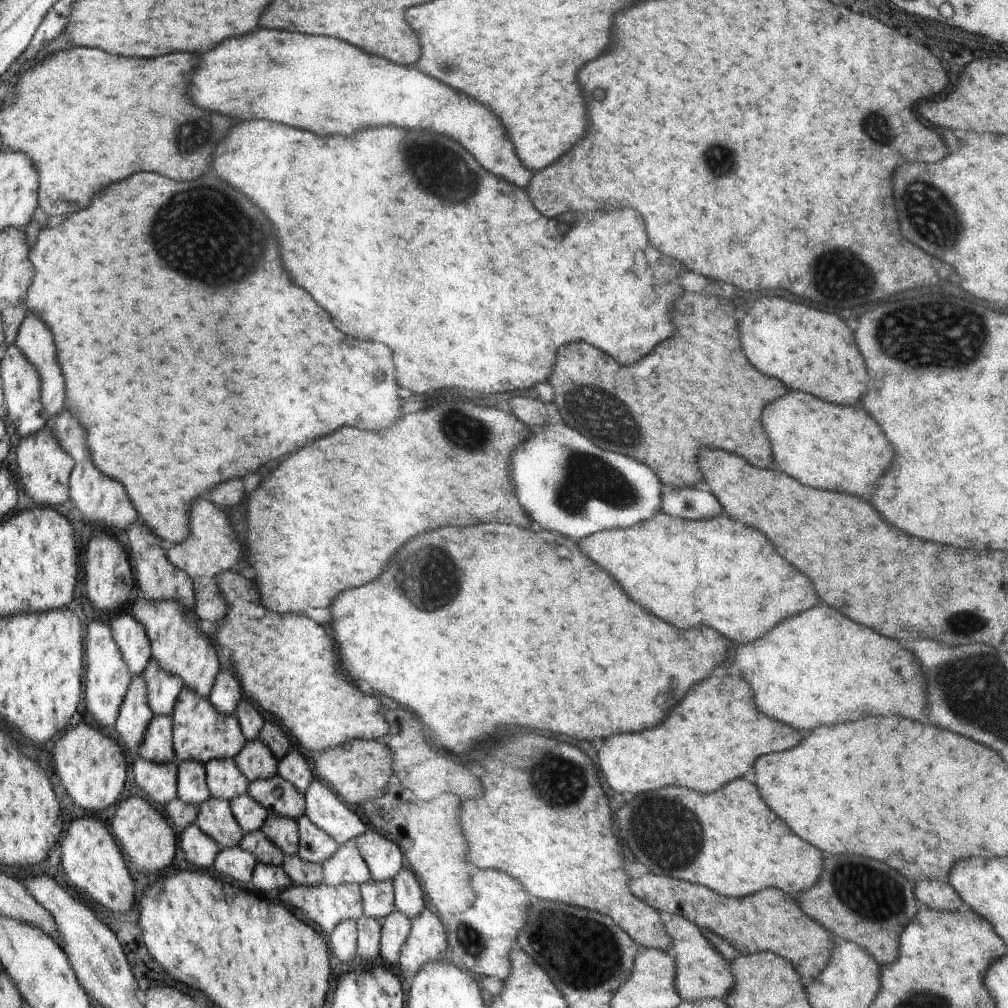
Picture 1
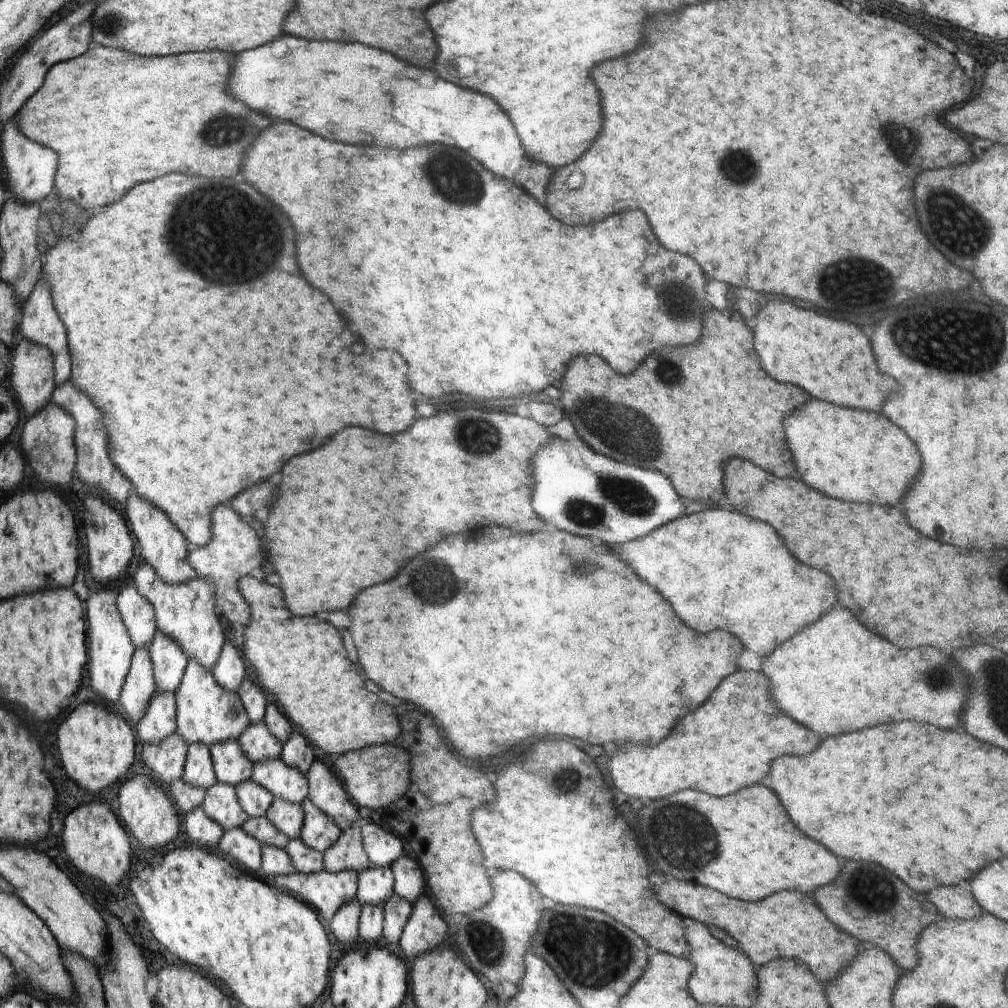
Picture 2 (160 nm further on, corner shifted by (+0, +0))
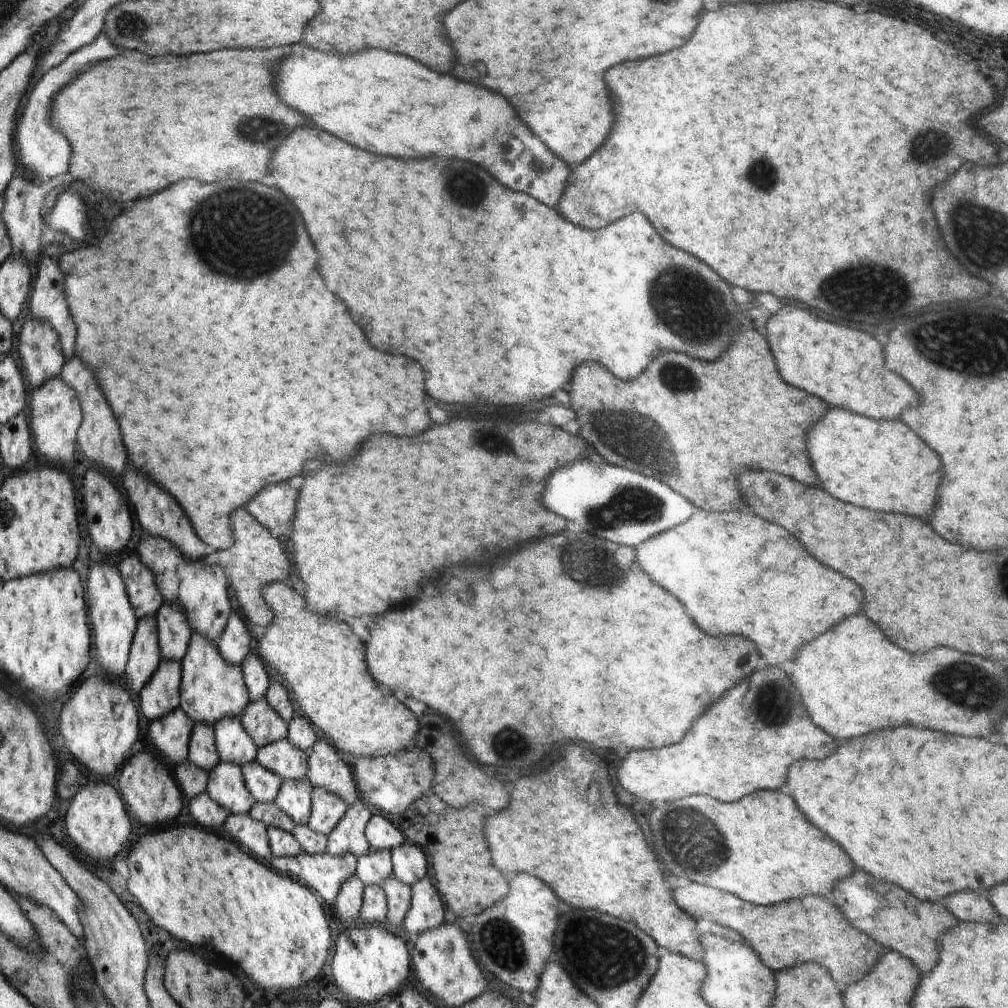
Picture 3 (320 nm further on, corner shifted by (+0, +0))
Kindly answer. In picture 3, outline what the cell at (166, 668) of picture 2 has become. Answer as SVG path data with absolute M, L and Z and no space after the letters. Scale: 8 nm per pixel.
M163 601L156 615L162 660L181 662L194 633L183 608L176 601Z

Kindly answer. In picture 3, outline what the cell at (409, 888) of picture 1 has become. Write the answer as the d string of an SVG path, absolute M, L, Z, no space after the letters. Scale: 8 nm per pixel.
M404 842L391 848L393 875L404 884L414 884L426 876L428 862L425 852L414 843Z

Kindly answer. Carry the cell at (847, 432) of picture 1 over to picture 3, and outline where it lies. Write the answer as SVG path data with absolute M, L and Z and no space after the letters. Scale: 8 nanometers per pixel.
M832 408L822 420L808 432L808 452L812 466L820 478L822 488L838 500L868 506L872 510L884 512L902 512L920 518L928 518L934 508L934 494L938 498L938 486L942 478L942 468L938 454L926 446L904 422L888 422L864 418L860 414Z

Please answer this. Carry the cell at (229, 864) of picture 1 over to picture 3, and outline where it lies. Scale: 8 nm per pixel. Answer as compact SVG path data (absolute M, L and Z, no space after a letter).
M230 813L223 824L230 837L235 838L251 857L269 861L272 851L267 835L267 826L262 821L251 819L249 813Z

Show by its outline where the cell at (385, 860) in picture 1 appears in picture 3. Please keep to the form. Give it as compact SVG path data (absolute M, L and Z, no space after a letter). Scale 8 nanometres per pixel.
M373 814L365 828L365 835L372 851L391 850L406 842L402 831L384 815Z

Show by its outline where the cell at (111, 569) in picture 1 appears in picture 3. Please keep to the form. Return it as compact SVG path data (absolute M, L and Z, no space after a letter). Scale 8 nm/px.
M96 466L91 467L84 476L84 502L86 502L86 518L90 524L90 536L94 544L108 556L122 552L122 548L126 548L126 542L132 536L134 520L122 492Z

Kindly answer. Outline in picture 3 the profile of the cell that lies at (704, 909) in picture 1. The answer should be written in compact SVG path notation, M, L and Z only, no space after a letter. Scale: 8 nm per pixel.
M686 884L676 888L674 898L676 904L694 920L709 920L748 938L750 946L762 954L760 958L770 970L778 972L798 962L816 962L828 968L840 990L866 977L885 951L879 942L852 926L832 902L820 896L808 896L774 906L754 906L734 894L710 886Z

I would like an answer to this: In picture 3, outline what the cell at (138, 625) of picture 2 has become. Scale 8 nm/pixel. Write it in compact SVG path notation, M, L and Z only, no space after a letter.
M130 550L119 564L129 598L138 618L156 615L164 598L157 587L154 573L141 563L138 550Z

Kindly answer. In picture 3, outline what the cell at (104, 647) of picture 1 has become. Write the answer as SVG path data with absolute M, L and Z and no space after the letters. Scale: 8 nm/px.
M110 562L92 564L90 576L88 576L87 591L99 664L106 674L122 675L126 670L135 633L138 631L138 616L136 610L133 609L127 584L119 567L110 564Z

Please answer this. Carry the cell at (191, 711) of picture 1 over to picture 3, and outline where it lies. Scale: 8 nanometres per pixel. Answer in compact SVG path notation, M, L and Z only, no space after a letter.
M200 633L190 637L188 650L181 660L181 683L179 706L195 722L214 726L224 717L238 717L246 713L252 701L245 682L241 665L227 663L220 654L216 642Z

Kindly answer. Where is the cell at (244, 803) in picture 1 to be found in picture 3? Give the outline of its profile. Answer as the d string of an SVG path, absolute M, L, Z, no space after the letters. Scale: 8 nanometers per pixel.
M254 760L242 766L246 788L259 803L271 803L277 797L283 778Z

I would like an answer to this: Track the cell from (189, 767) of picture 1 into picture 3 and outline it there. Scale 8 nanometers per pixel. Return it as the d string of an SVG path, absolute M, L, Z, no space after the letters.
M196 722L189 740L188 761L208 772L219 763L219 754L215 745L215 732L212 725Z

